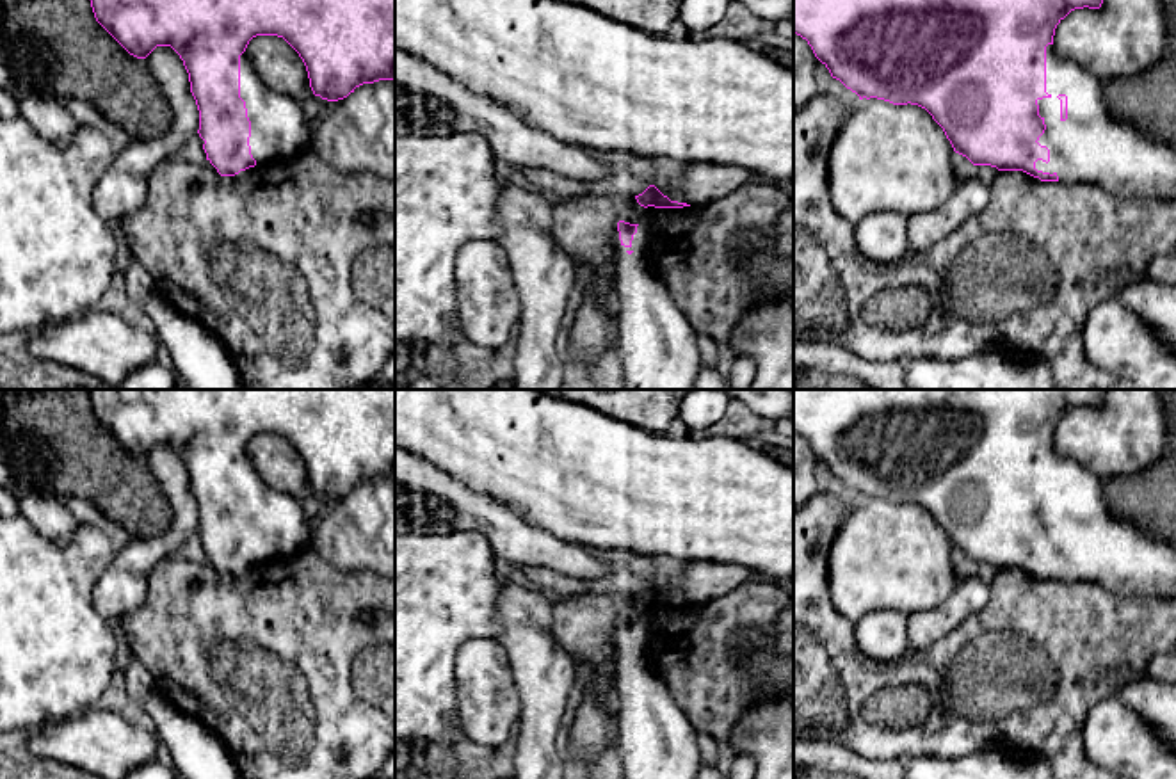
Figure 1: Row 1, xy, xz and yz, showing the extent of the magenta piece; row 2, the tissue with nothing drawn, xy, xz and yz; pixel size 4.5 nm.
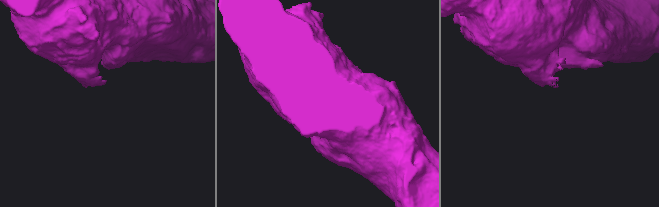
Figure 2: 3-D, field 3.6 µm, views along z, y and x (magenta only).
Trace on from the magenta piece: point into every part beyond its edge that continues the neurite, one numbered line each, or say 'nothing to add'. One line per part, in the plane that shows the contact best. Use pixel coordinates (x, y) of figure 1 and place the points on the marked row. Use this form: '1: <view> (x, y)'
1: yz (1093, 148)

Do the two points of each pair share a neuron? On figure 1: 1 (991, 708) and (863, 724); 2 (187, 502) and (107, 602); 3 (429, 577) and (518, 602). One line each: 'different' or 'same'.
1: same
2: same
3: different

